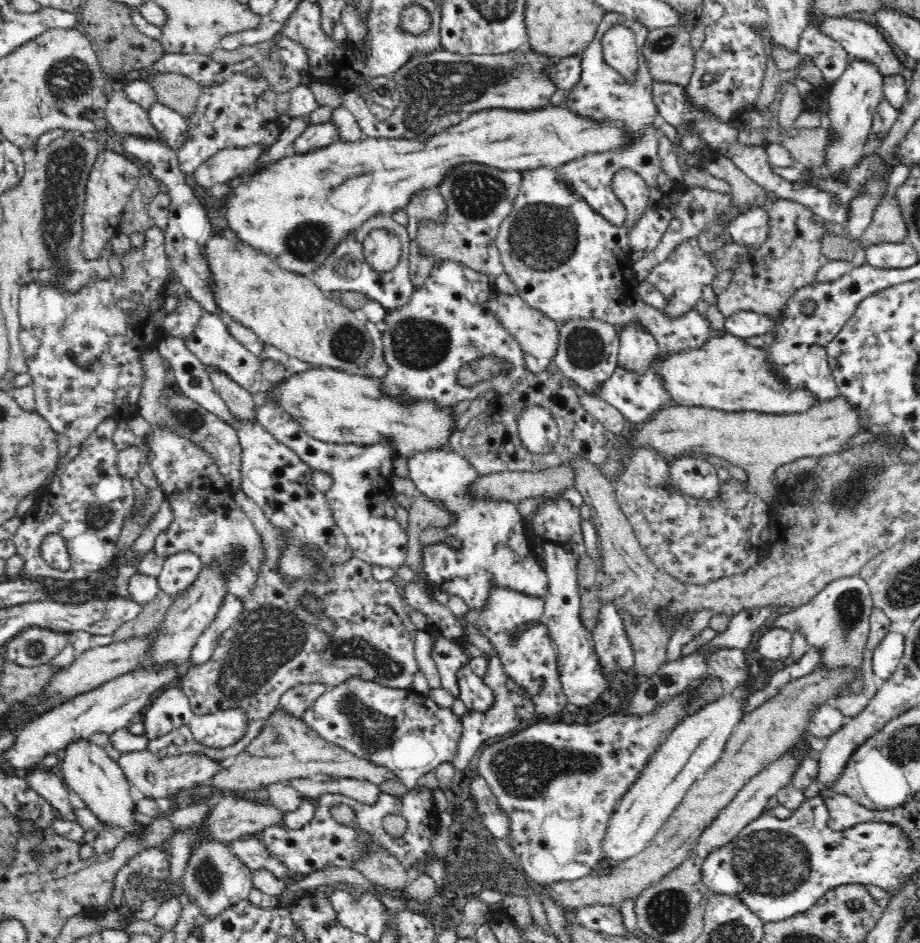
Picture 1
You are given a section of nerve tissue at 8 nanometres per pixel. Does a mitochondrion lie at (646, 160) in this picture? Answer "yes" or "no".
no

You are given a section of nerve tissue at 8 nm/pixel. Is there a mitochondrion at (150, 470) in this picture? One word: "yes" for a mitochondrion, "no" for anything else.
no

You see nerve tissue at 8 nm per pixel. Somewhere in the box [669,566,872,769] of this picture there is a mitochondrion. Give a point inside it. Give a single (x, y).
(850, 607)

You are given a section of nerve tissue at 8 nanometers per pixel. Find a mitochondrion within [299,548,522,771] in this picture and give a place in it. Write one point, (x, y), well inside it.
(375, 732)

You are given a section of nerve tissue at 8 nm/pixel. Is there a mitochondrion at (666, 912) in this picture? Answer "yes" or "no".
yes

